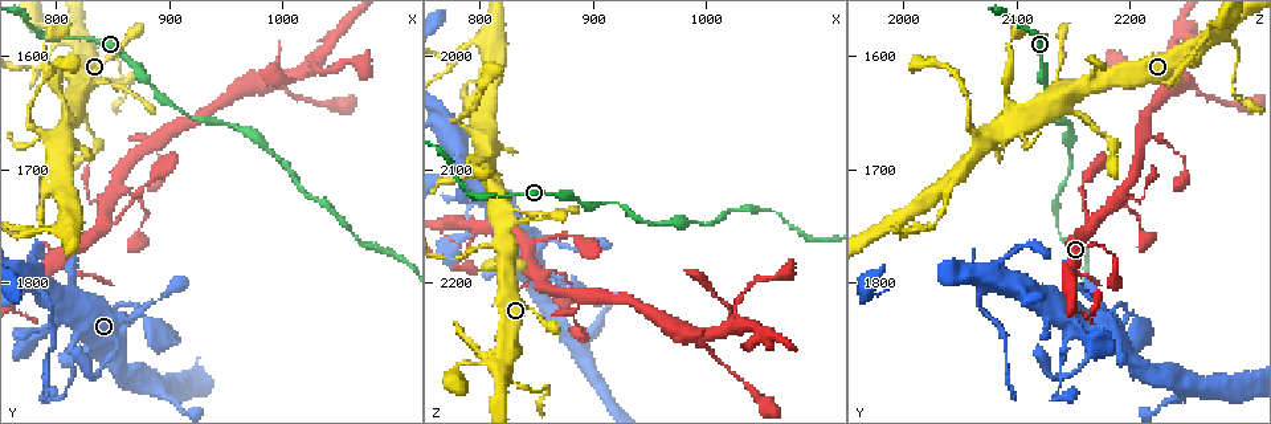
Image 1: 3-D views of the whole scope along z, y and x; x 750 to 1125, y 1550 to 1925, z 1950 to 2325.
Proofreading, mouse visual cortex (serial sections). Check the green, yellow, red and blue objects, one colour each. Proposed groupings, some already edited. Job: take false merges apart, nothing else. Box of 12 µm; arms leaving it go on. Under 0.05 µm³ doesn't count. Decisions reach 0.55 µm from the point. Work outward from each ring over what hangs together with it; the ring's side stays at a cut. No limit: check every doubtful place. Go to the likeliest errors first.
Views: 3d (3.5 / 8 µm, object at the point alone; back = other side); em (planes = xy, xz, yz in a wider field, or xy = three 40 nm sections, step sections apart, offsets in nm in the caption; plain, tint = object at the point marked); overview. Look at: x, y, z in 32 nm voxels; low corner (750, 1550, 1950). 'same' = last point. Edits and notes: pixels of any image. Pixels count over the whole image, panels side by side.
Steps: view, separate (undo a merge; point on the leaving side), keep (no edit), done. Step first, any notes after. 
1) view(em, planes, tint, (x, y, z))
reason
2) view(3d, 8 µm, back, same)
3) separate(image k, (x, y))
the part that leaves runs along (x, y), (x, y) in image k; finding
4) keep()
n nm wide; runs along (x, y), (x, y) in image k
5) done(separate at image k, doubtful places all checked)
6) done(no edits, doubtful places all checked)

view(3d, 3.5 µm, (796, 1820, 2068))
sharp bend

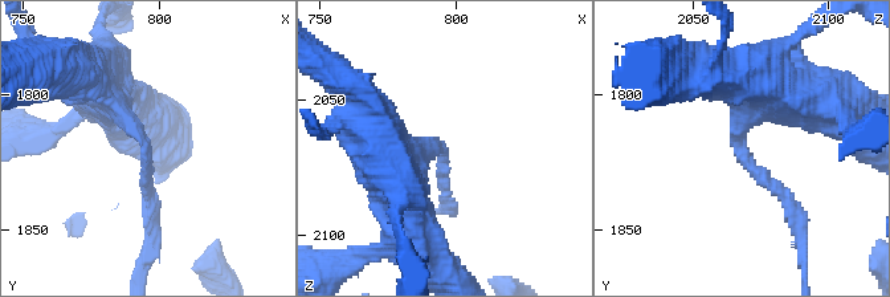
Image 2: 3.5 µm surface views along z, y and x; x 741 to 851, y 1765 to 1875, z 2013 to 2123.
view(em, xy, step 2, plain, (795, 1820, 2069))
now the EM

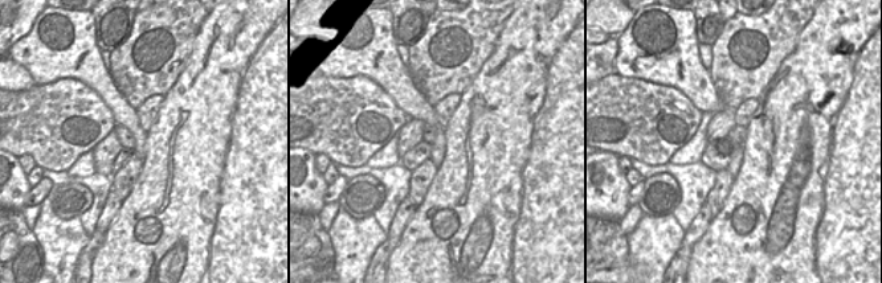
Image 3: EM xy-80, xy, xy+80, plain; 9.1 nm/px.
view(em, xy, step 2, tint, same)

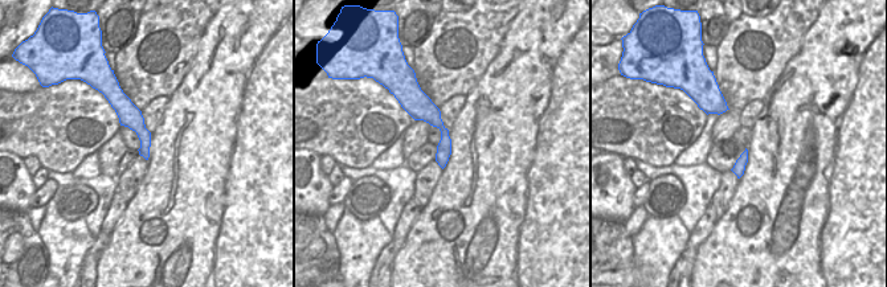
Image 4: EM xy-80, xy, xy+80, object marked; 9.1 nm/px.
keep()
runs along (413, 93), (444, 130), (442, 163) in image 4; one cell here

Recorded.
view(3d, 3.5 µm, back, (776, 1658, 2060))
sharp bend

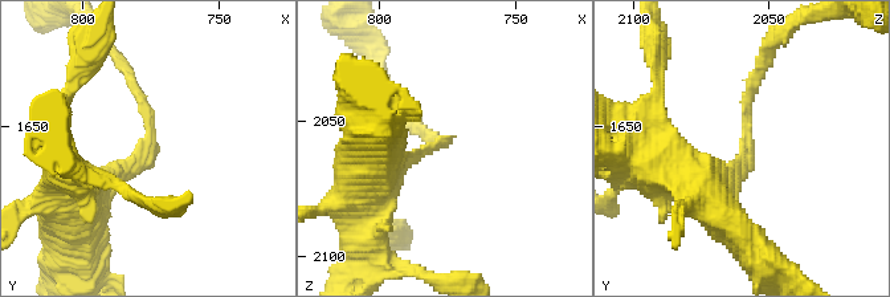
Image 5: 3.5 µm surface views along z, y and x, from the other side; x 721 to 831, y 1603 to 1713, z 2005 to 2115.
view(em, xy, step 2, tint, (776, 1659, 2058))

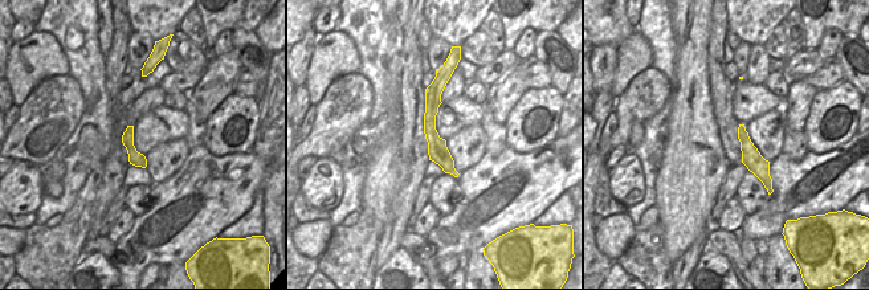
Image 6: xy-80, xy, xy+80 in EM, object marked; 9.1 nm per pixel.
keep()
arms of 150, 300 nm; runs along (441, 85), (431, 135), (451, 170) in image 6; continuous, no second cell

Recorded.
view(3d, 3.5 µm, (774, 1756, 2000))
three arms meet

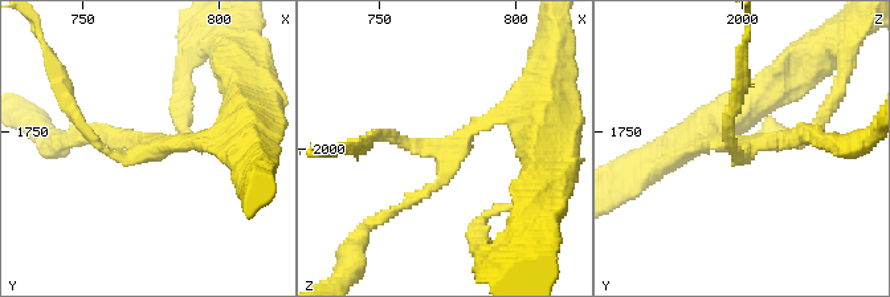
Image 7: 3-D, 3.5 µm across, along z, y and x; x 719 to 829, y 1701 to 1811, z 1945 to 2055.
view(em, xy, step 3, tint, (776, 1756, 2001))
3 arms; arms of 150, 150, 200 nm; need the tissue

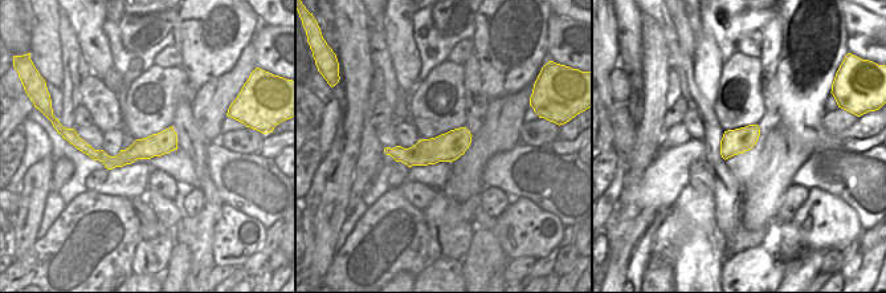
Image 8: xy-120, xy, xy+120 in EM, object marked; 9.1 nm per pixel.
keep()
continuous, no second cell

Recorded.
done(no edits, doubtful places all checked)

